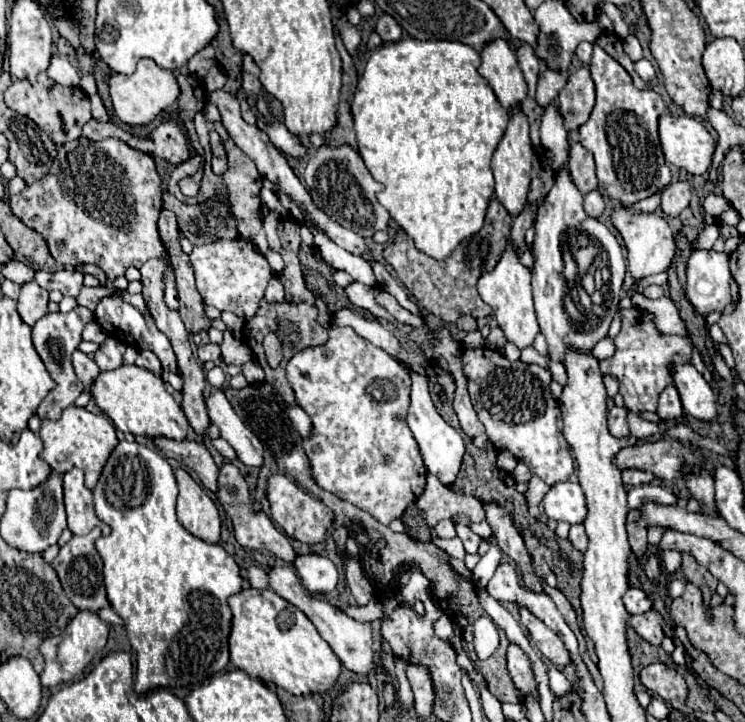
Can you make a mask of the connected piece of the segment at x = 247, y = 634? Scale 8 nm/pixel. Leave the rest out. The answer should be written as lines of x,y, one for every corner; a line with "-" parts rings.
253,587
231,595
229,605
233,613
229,661
237,669
245,671
249,677
261,679
263,683
283,687
293,695
323,693
335,685
341,671
341,661
301,609
295,609
295,605
271,589

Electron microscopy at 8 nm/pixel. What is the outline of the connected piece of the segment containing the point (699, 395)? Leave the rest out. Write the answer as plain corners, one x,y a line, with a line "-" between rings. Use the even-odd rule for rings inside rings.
675,365
673,375
685,413
699,421
717,419
717,401
703,375
693,365

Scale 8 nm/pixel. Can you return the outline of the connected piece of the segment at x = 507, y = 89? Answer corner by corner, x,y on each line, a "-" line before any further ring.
491,41
491,45
481,49
479,57
479,75
489,81
501,105
507,111
511,111
515,105
521,105
523,97
527,95
527,85
509,41

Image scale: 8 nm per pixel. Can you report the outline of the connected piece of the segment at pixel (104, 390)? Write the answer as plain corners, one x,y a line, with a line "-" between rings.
121,365
119,369
113,369
113,371
101,371
99,377
91,383
89,387
91,391
91,397
95,401
95,405
113,419
113,423
123,431
127,433
127,429
133,433
133,435
145,435
145,437
169,437
169,439
177,439
181,441
189,429
189,421
181,409
181,405
165,391
165,385
159,377
155,377
149,369
145,367
137,367
137,365

